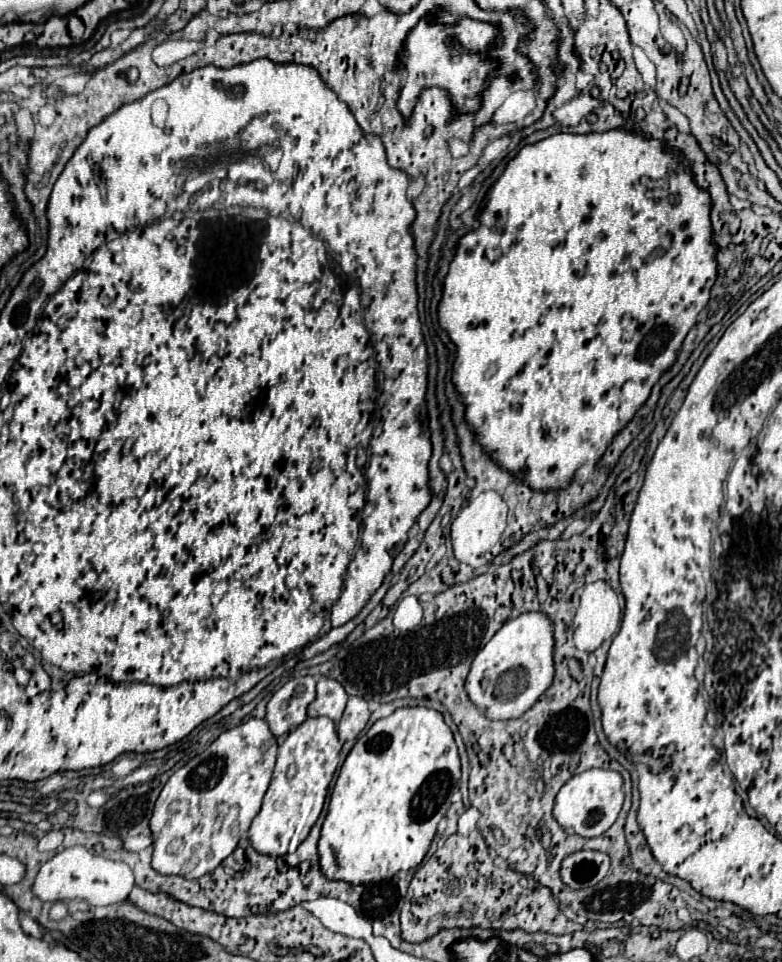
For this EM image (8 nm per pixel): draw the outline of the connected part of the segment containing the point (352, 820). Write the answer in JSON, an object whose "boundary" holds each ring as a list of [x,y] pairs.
{"boundary":[[[401,707],[397,711],[393,711],[389,717],[379,719],[377,723],[373,723],[373,727],[355,743],[355,747],[351,749],[351,753],[347,755],[339,777],[335,781],[331,799],[329,799],[329,809],[327,809],[327,817],[323,821],[323,829],[321,829],[321,839],[319,839],[319,863],[323,873],[329,879],[339,879],[339,881],[347,881],[351,885],[359,885],[359,883],[375,883],[381,879],[391,879],[395,873],[399,871],[409,871],[413,867],[417,867],[423,857],[429,851],[429,845],[437,833],[437,823],[445,817],[451,801],[449,801],[449,793],[455,789],[457,781],[461,777],[461,763],[459,763],[459,753],[457,753],[457,745],[453,741],[453,733],[451,729],[445,725],[443,715],[435,709],[429,707]]]}

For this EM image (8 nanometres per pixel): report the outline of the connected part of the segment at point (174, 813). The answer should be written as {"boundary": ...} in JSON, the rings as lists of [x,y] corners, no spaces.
{"boundary":[[[249,719],[233,729],[223,731],[201,755],[193,757],[185,767],[177,769],[165,783],[151,817],[153,831],[153,869],[161,875],[179,875],[199,879],[211,873],[225,857],[229,857],[241,835],[249,831],[251,821],[261,809],[263,795],[271,783],[271,773],[277,759],[277,739],[265,719]]]}

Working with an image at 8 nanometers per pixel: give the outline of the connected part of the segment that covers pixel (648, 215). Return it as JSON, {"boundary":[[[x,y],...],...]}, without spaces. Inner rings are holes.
{"boundary":[[[625,129],[587,135],[559,133],[535,145],[525,145],[519,155],[509,161],[503,175],[487,193],[485,209],[479,215],[479,229],[459,241],[449,275],[445,277],[443,301],[439,303],[439,323],[457,345],[453,381],[465,403],[467,423],[475,429],[479,443],[503,469],[519,473],[533,489],[563,489],[583,463],[599,461],[613,435],[633,419],[635,411],[649,397],[655,381],[673,365],[685,335],[695,325],[701,309],[709,303],[709,289],[717,275],[709,209],[709,193],[693,183],[675,151],[665,151],[661,141],[645,139]],[[581,169],[587,173],[581,175]],[[643,177],[651,181],[663,179],[669,185],[651,189],[643,185]]]}

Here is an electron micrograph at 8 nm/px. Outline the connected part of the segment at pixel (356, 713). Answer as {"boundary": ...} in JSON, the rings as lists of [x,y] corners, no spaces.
{"boundary":[[[349,697],[349,703],[347,703],[347,709],[339,721],[339,739],[341,741],[347,741],[347,739],[355,739],[363,727],[367,725],[369,721],[369,703],[361,697]]]}

